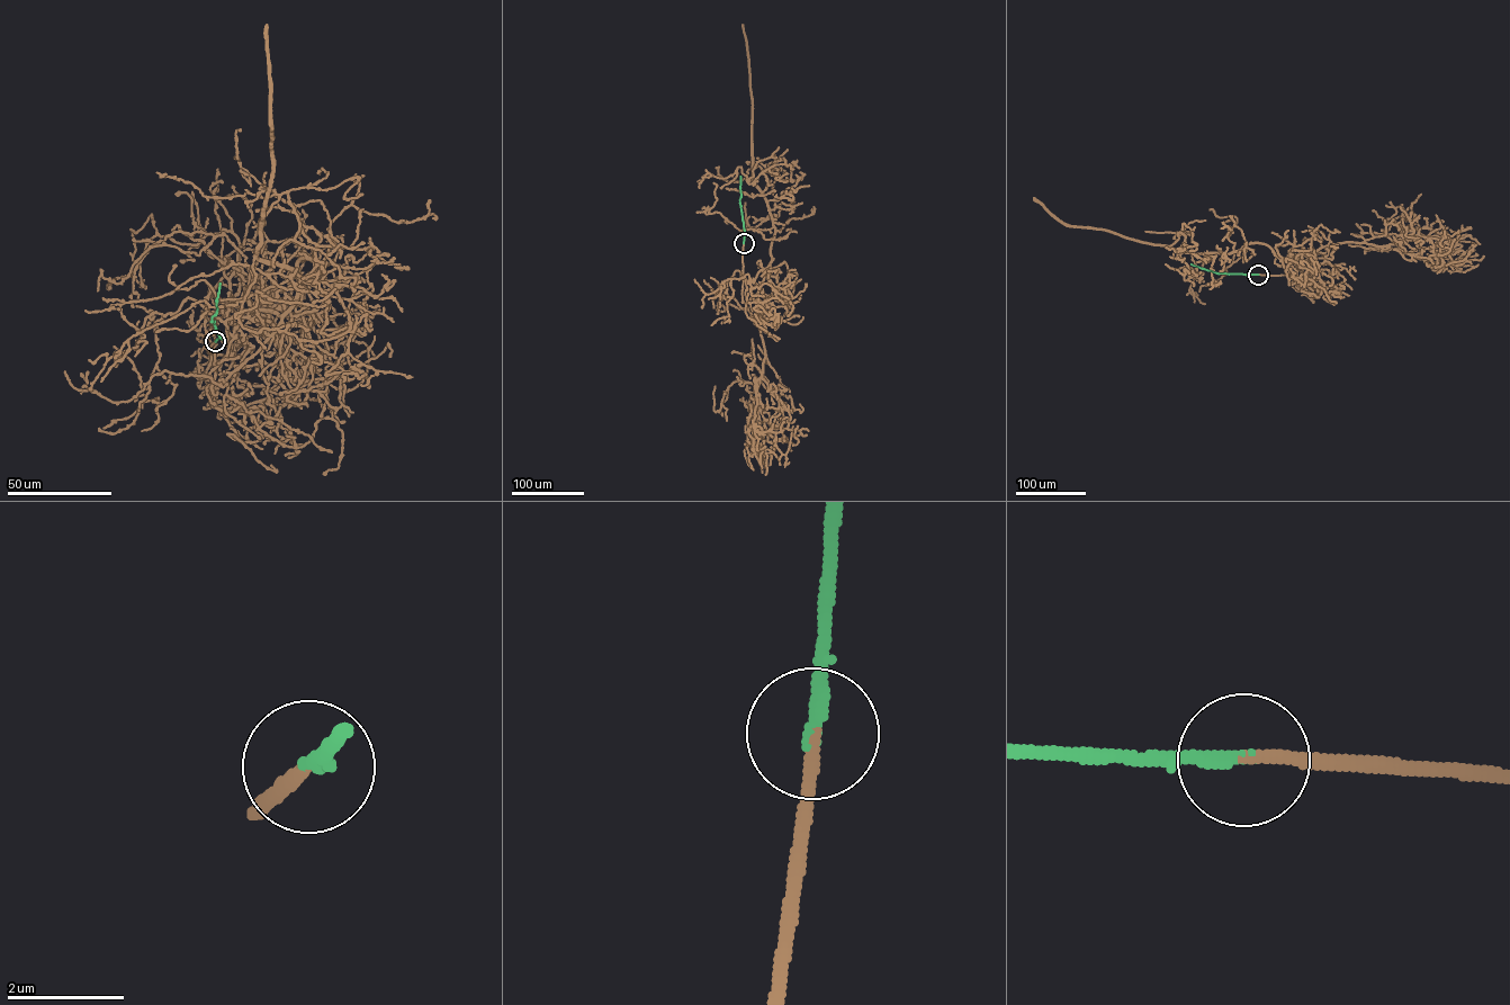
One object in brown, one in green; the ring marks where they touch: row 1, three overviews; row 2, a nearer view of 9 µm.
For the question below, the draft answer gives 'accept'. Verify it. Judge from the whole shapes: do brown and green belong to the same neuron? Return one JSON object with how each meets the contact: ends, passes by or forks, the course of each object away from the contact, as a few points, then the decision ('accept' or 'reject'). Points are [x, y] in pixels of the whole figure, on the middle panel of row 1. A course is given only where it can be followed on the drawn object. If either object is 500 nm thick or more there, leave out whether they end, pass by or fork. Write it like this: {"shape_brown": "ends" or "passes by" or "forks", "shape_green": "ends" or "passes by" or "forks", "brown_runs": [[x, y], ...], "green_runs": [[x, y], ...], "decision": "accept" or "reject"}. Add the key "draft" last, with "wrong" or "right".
{"shape_brown": "ends", "shape_green": "ends", "brown_runs": [[744, 243], [742, 299], [755, 319], [774, 227], [753, 178], [752, 99], [743, 25]], "green_runs": [[744, 243], [740, 176]], "decision": "accept", "draft": "right"}

